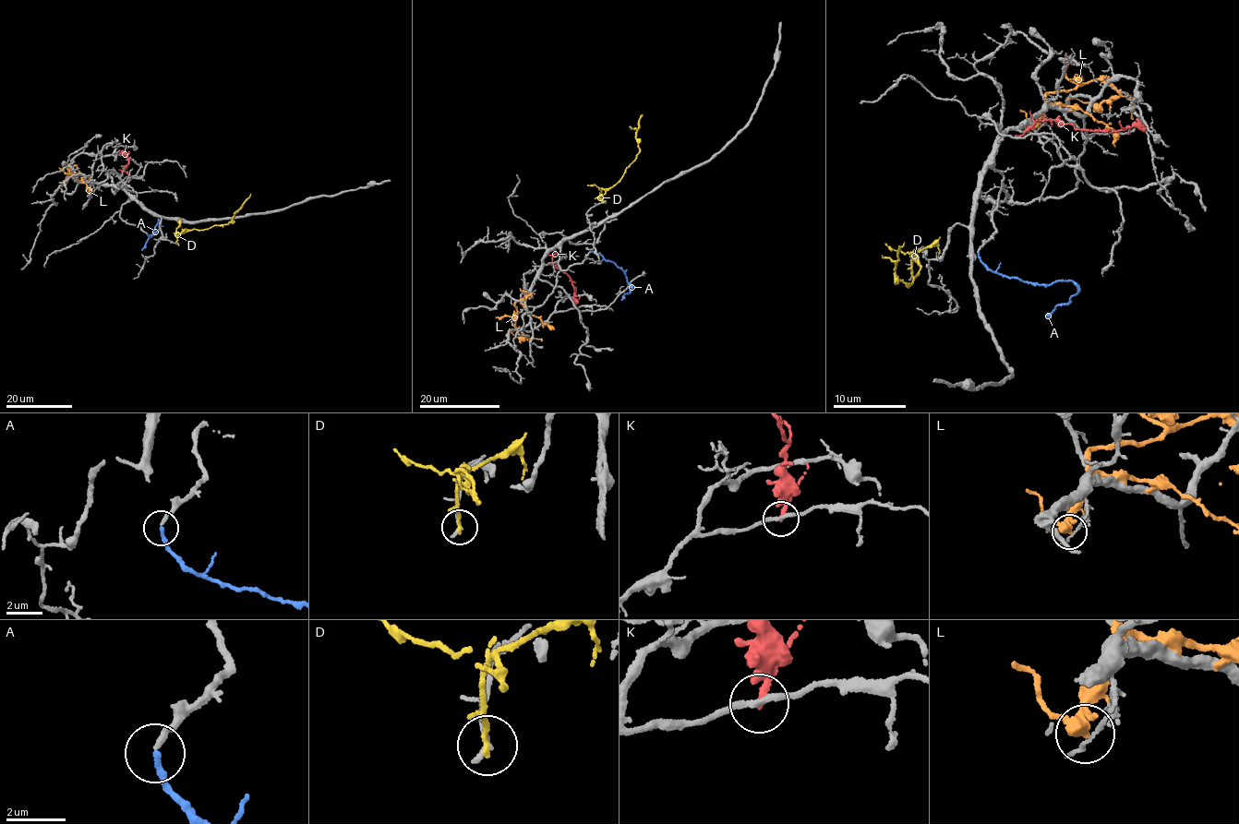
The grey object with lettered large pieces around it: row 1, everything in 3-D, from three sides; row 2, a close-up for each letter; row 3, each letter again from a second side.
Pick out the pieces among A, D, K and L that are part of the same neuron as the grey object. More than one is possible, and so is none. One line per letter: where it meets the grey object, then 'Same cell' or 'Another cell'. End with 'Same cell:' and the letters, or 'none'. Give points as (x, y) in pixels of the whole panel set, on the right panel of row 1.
A: Touches grey at (978, 252). Same cell
D: Touches grey at (912, 276). Another cell
K: Touches grey at (1147, 127). Another cell
L: Touches grey at (1038, 127). Another cell
Same cell: A

